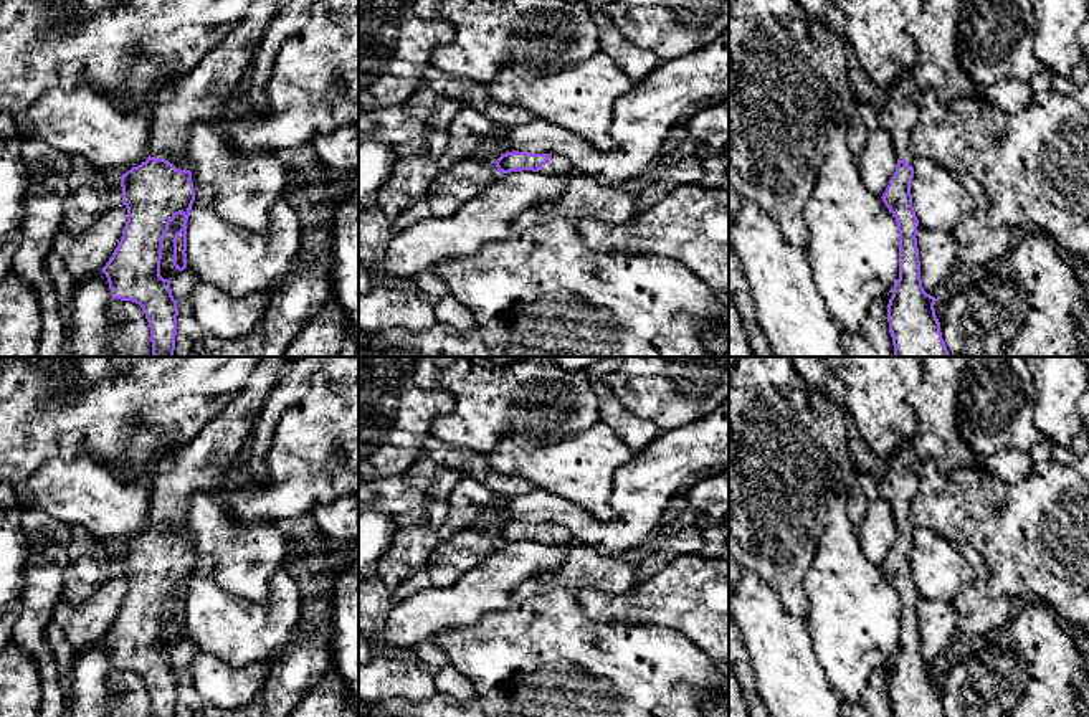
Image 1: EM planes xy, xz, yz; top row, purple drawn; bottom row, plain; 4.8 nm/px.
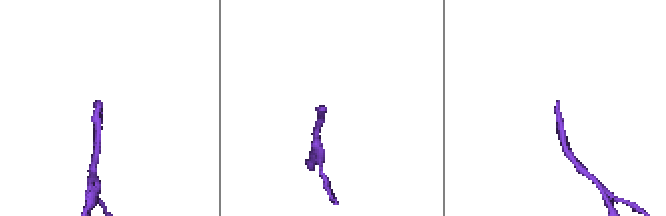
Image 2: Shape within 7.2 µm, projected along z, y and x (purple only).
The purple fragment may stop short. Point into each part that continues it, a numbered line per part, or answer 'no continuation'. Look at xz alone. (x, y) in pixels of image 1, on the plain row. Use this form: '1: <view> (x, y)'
1: xz (556, 536)

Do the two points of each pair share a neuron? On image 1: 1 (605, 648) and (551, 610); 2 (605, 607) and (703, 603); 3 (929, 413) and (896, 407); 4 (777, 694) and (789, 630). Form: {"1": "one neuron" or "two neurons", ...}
{"1": "one neuron", "2": "one neuron", "3": "two neurons", "4": "one neuron"}

